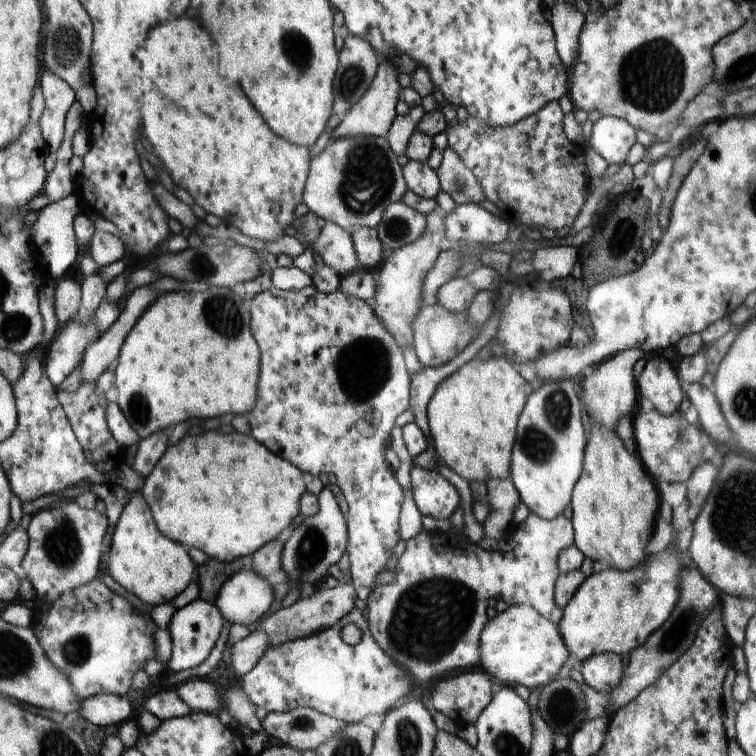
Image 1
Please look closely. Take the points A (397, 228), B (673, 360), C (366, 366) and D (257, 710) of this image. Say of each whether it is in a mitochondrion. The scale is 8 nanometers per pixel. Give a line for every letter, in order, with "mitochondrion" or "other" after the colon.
A: mitochondrion
B: other
C: mitochondrion
D: other

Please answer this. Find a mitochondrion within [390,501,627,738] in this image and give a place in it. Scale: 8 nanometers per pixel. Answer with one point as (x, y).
(564, 705)

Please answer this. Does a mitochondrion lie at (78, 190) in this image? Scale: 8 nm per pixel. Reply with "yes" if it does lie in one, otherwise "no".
no

